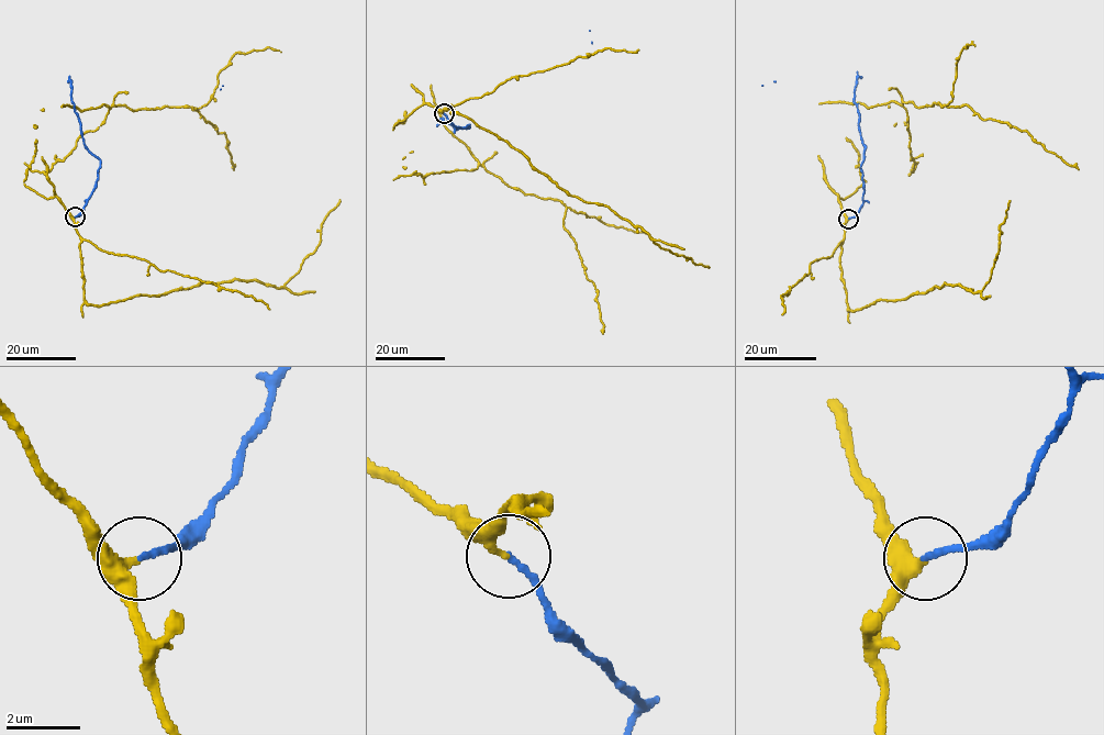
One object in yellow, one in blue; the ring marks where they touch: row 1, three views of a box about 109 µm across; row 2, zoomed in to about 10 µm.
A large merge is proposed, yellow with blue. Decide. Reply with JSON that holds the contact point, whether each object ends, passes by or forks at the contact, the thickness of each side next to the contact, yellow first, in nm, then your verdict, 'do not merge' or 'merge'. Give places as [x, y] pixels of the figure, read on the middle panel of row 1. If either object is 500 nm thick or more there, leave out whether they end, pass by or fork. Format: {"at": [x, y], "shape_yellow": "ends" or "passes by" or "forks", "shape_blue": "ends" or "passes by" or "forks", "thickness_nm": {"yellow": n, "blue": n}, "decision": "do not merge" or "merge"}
{"at": [444, 113], "shape_yellow": "ends", "shape_blue": "ends", "thickness_nm": {"yellow": 320, "blue": 160}, "decision": "merge"}

